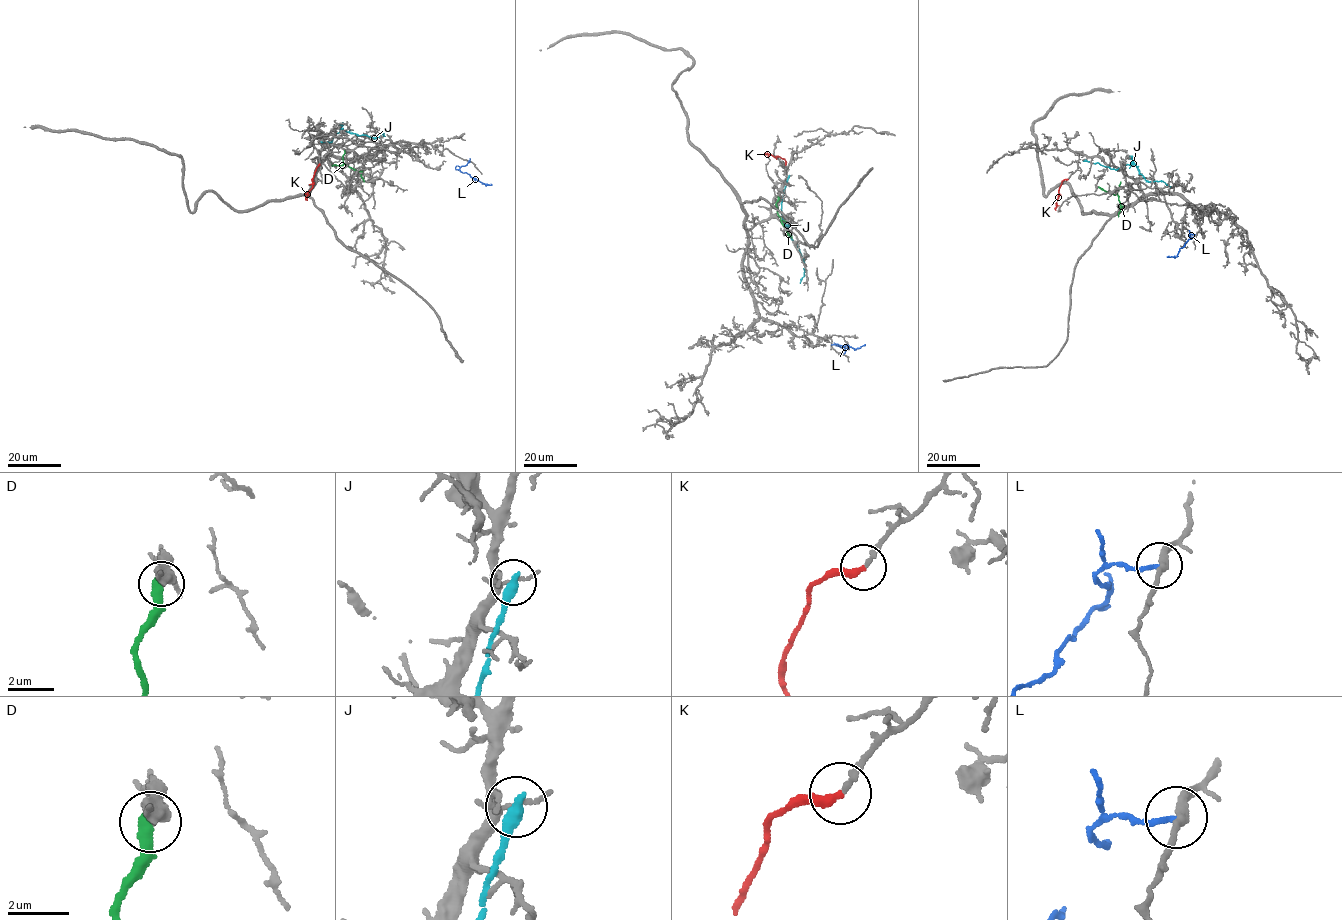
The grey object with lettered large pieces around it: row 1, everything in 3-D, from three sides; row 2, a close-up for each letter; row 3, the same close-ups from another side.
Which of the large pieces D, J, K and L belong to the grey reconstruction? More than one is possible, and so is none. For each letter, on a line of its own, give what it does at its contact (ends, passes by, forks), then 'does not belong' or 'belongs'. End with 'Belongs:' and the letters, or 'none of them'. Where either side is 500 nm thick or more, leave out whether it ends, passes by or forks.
D: it ends | does not belong
J: it ends | does not belong
K: it ends | belongs
L: it ends | does not belong
Belongs: K

